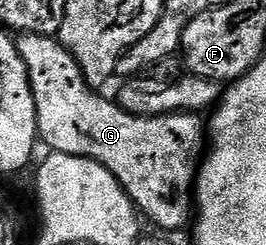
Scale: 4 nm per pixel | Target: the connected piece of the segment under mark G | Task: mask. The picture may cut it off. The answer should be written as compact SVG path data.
M27 32L17 37L16 43L20 58L28 70L36 102L38 140L46 143L50 152L83 156L100 162L130 195L135 209L152 223L162 228L182 228L188 219L188 224L192 216L192 193L204 155L203 117L192 112L169 112L167 116L133 116L113 99L105 100L101 91L88 86L72 54L68 54L66 47L55 37Z

